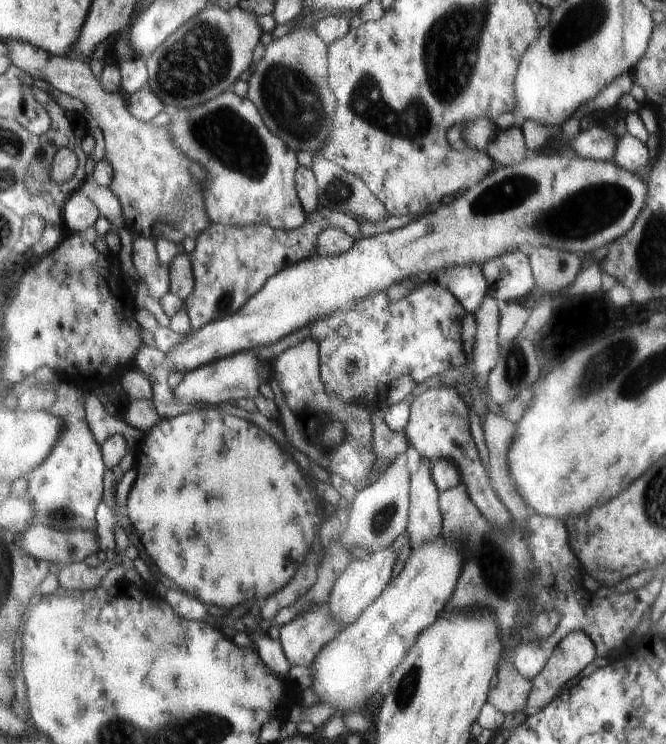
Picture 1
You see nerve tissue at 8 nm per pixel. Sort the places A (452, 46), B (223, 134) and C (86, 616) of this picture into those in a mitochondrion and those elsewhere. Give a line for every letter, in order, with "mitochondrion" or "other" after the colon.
A: mitochondrion
B: mitochondrion
C: other

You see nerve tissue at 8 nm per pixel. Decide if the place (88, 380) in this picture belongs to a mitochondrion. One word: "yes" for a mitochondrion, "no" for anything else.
no

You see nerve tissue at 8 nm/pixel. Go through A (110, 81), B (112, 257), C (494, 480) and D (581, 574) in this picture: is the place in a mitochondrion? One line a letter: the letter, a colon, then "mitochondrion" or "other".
A: other
B: other
C: other
D: other

